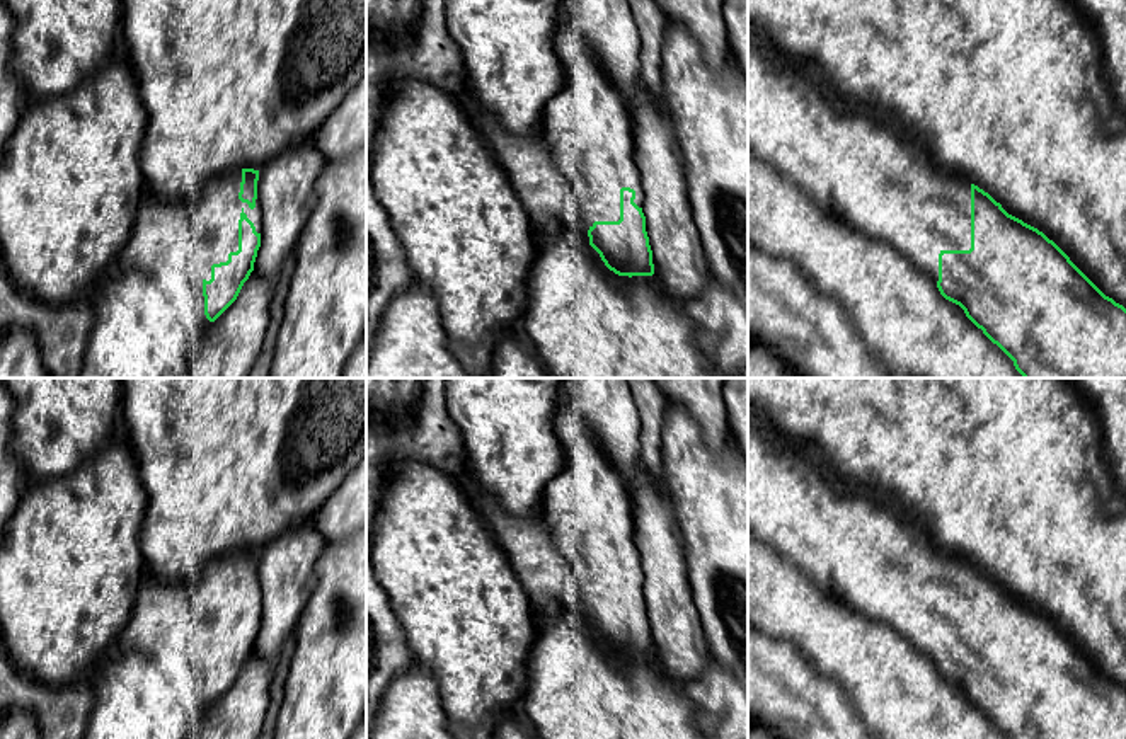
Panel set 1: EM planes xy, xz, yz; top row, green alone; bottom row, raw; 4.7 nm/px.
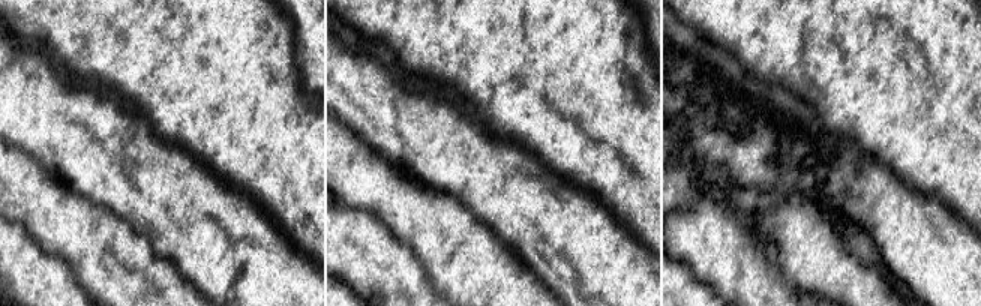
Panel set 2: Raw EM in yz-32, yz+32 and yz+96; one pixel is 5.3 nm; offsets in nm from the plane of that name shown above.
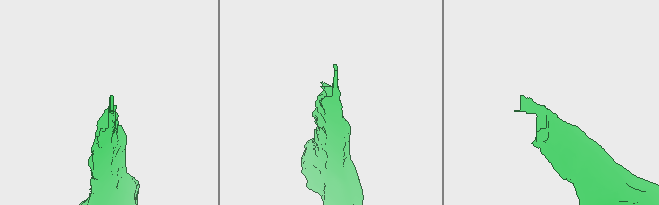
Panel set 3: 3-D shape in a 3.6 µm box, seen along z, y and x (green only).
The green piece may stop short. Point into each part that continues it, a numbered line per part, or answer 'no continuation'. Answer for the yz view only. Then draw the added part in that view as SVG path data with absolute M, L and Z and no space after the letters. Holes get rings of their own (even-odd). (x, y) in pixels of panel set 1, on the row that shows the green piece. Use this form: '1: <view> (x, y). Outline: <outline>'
1: yz (862, 169). Outline: M748 39L748 153L840 218L894 247L934 283L942 250L971 249L971 184L939 167L896 124L872 112L838 114L794 65L775 66Z

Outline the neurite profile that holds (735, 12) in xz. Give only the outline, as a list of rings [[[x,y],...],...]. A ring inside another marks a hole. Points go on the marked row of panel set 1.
[[[724,0],[722,15],[727,24],[731,58],[748,82],[748,0]]]

